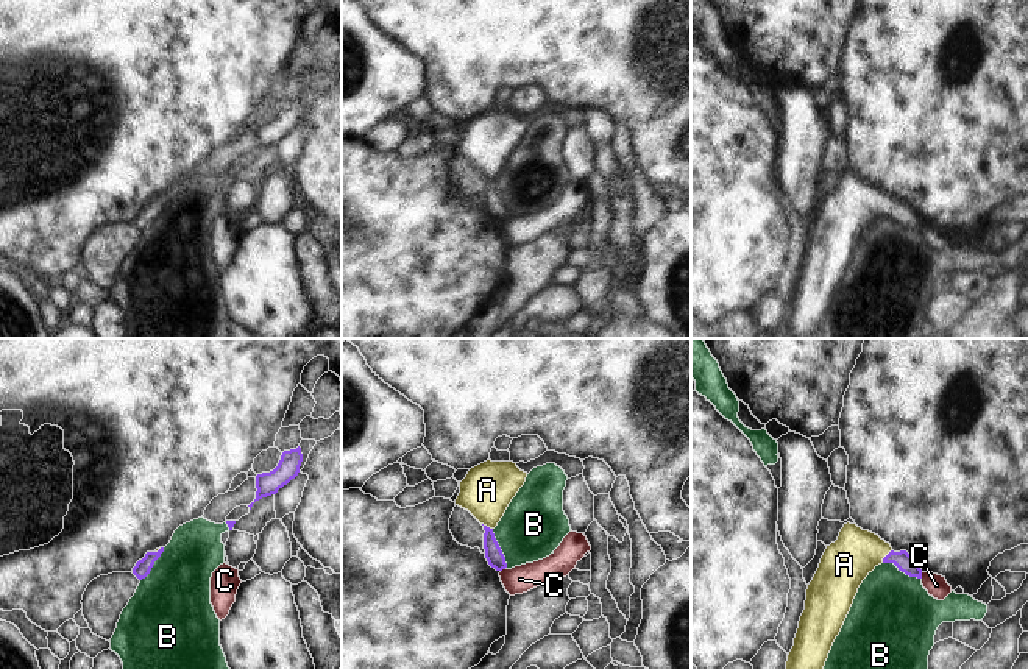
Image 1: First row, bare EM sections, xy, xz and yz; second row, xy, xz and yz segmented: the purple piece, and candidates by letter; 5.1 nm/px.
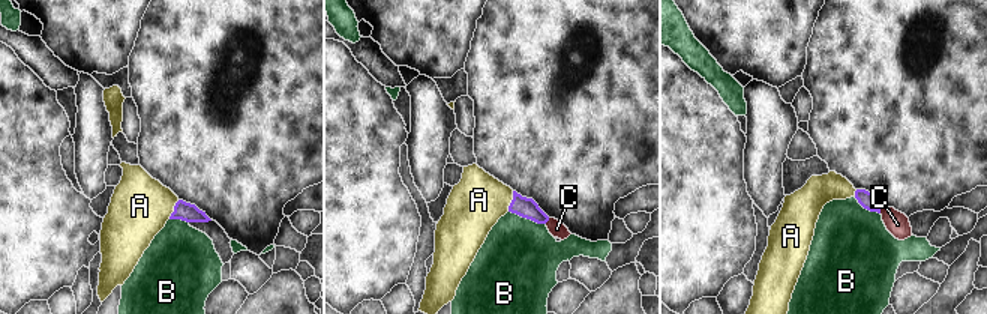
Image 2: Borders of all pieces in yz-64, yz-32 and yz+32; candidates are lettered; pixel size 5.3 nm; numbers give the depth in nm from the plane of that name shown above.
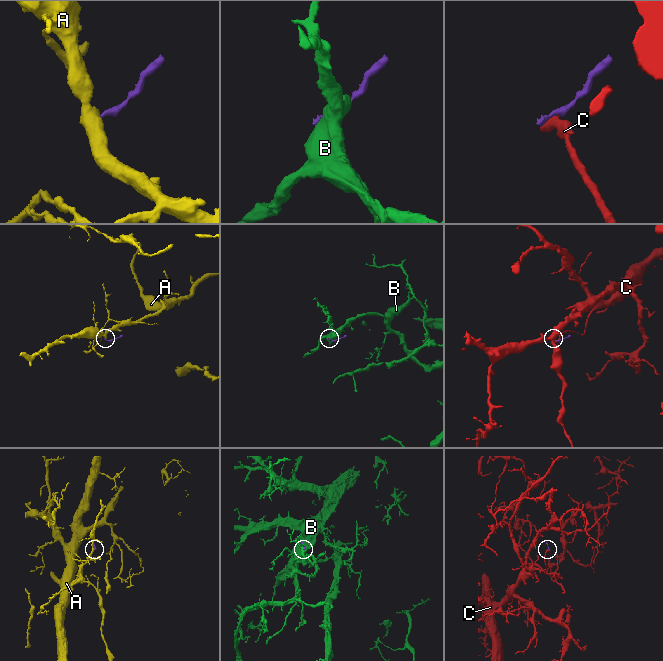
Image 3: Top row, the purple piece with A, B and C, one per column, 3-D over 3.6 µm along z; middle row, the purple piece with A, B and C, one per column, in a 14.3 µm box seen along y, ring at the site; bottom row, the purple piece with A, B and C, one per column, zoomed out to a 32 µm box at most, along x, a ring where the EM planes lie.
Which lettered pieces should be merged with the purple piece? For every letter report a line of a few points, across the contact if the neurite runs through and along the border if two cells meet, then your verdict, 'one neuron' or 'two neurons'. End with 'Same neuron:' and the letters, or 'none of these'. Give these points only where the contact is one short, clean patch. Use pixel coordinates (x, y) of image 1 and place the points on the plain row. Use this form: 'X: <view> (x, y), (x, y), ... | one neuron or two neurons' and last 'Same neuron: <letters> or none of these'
A: yz (905, 214), (900, 209), (886, 206), (854, 206), (844, 215) | one neuron
B: yz (883, 212), (893, 212), (907, 225), (921, 230) | two neurons
C: xz (506, 217), (501, 222) | two neurons
Same neuron: A

